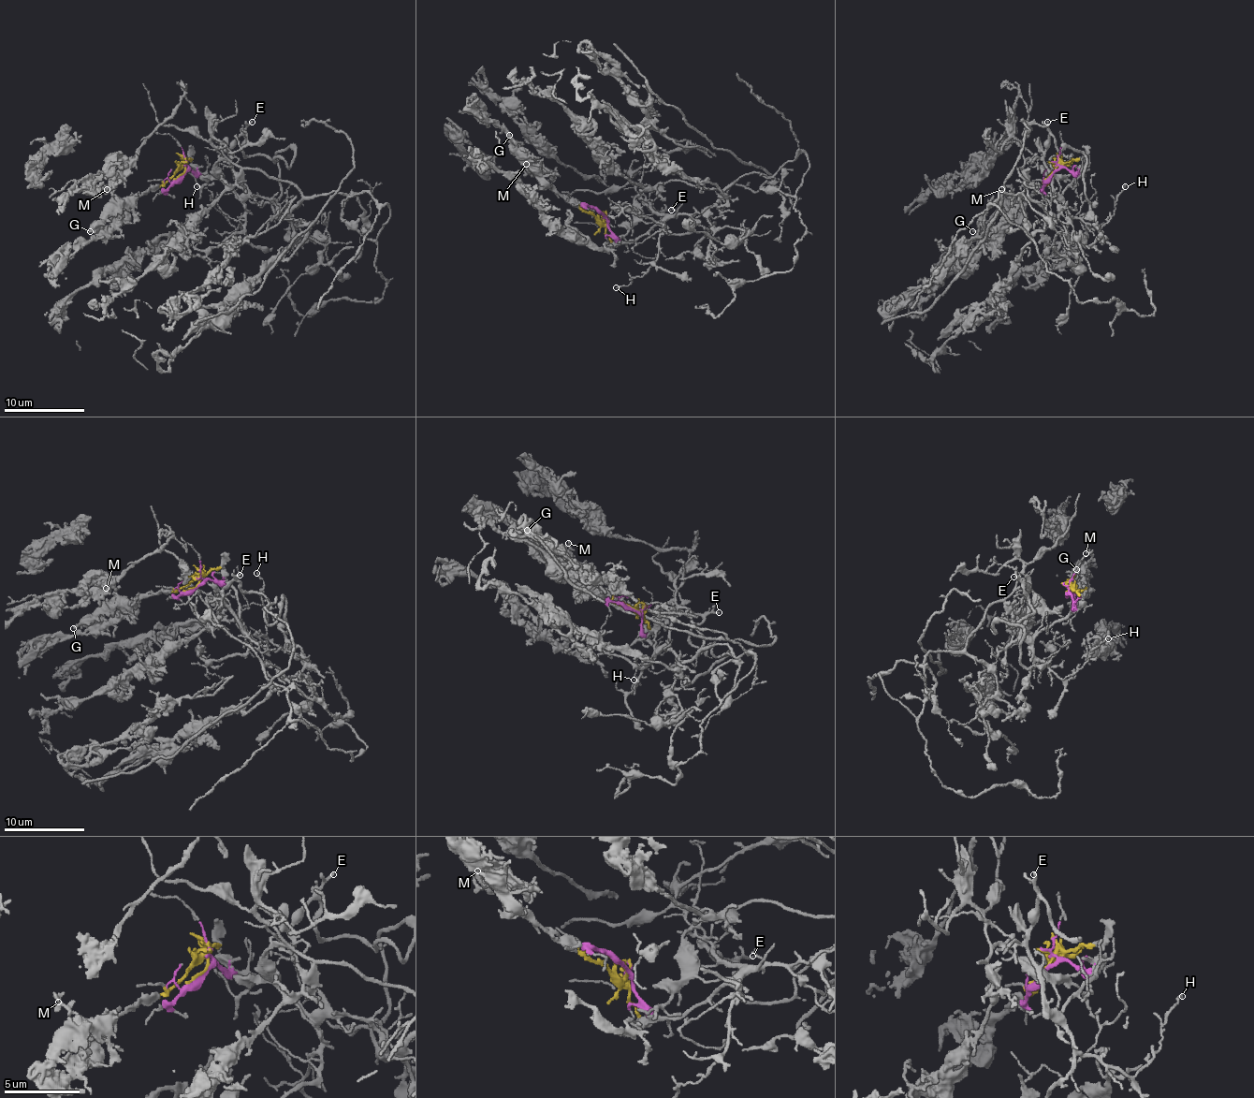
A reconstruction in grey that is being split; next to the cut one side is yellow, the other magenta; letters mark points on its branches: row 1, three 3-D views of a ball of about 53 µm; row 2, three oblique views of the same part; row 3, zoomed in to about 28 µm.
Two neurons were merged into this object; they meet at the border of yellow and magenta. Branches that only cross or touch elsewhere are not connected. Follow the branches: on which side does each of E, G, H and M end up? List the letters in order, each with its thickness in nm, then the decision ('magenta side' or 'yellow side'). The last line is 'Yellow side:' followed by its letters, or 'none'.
E: 140 nm thick; magenta side
G: 280 nm thick; yellow side
H: 110 nm thick; magenta side
M: 200 nm thick; yellow side
Yellow side: G, M

